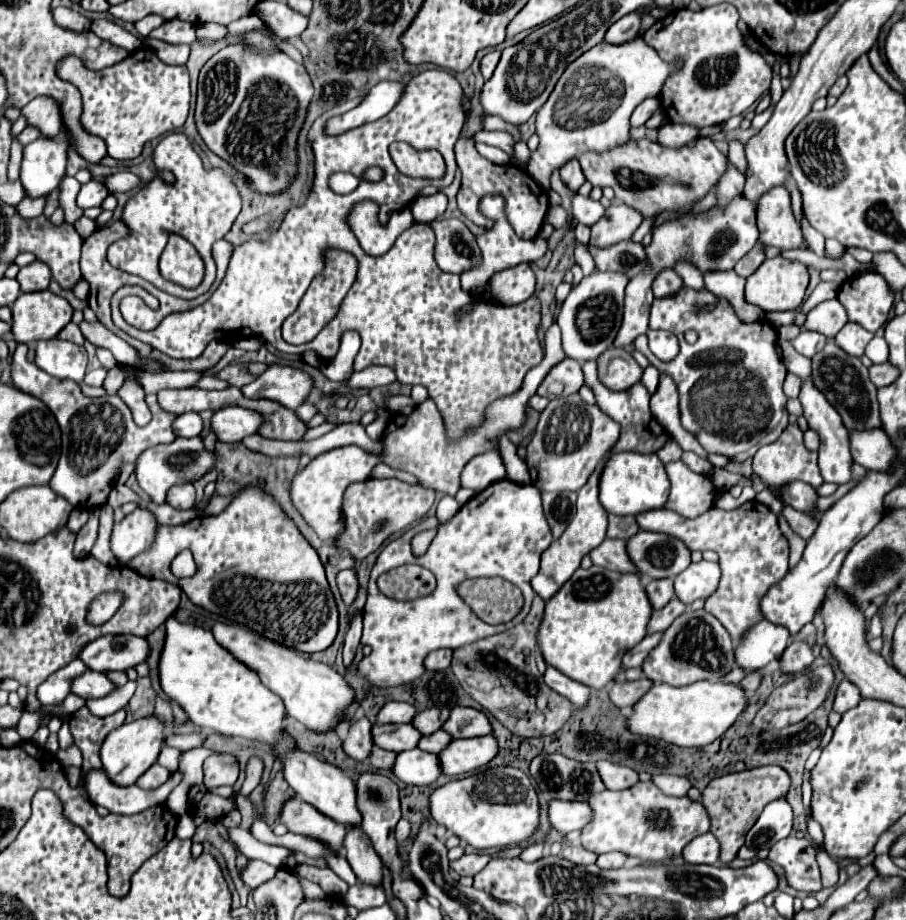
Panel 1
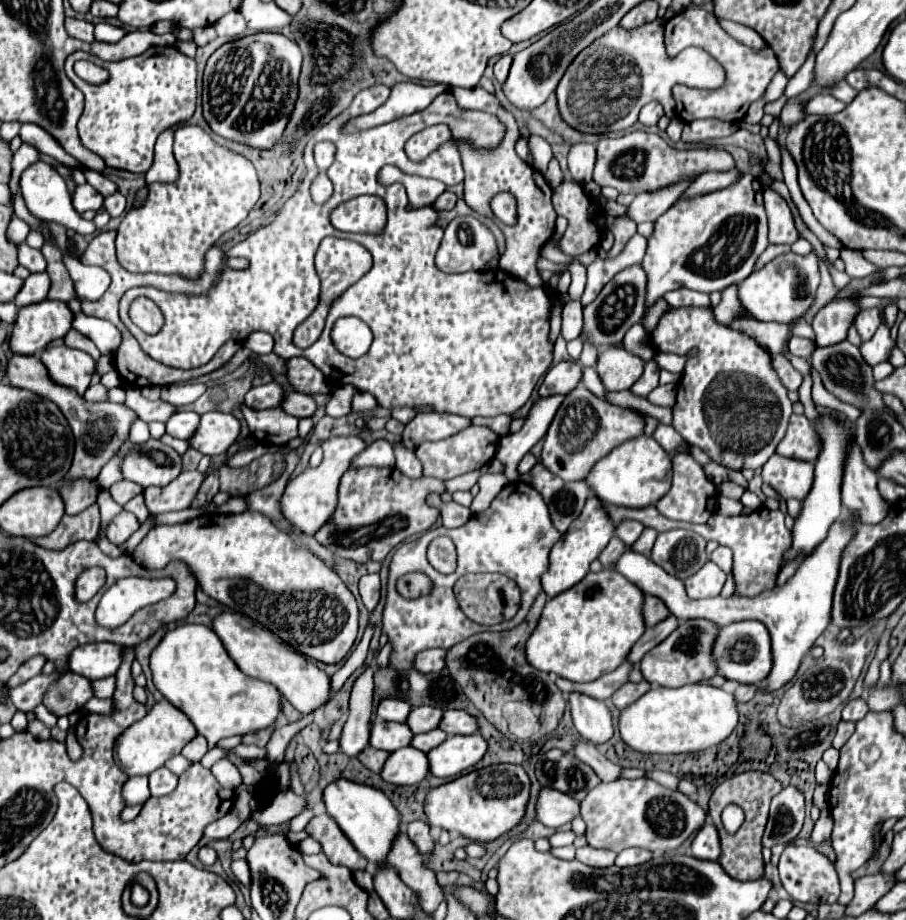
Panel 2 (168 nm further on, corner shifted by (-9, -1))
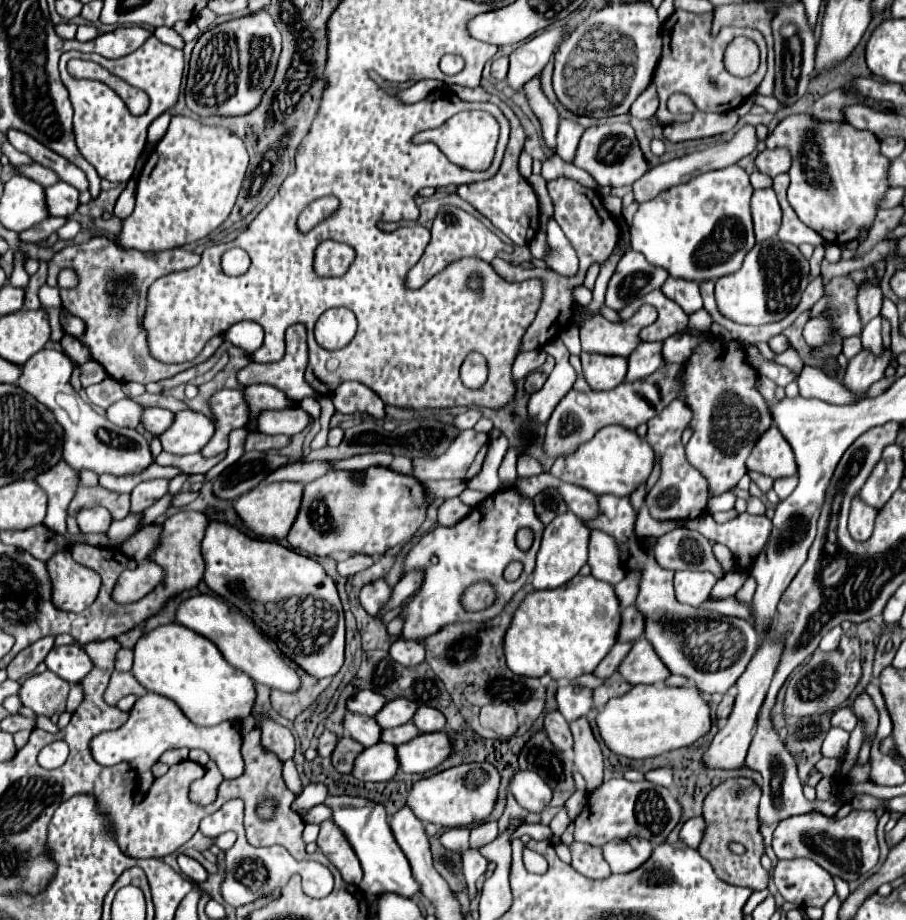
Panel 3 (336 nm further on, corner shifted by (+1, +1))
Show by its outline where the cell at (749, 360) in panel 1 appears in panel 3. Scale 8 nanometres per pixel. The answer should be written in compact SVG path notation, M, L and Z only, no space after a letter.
M709 339L691 355L691 359L685 363L685 381L681 389L681 401L685 401L693 411L693 437L685 445L687 461L707 479L709 493L713 497L731 491L739 479L747 473L745 459L749 457L755 441L759 435L765 433L769 425L773 425L769 415L769 405L757 391L757 373L747 365L745 351L737 341L723 341L723 339Z

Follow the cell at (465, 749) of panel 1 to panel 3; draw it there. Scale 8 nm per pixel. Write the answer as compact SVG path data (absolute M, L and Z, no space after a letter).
M443 731L419 733L407 743L395 747L399 769L403 773L423 773L437 767L449 753L449 741Z

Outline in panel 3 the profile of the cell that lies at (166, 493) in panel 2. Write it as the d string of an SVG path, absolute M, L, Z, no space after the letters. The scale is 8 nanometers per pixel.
M151 479L151 481L143 481L139 483L133 491L131 491L131 511L129 513L141 513L147 507L151 507L157 499L161 499L167 493L167 479Z

